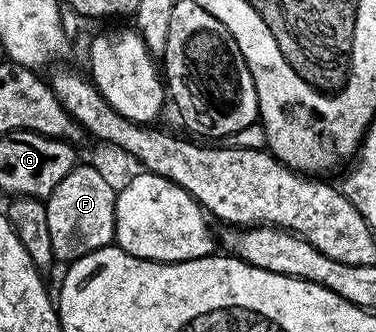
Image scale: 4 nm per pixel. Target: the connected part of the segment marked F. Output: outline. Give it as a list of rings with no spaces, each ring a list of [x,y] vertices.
[[[77,164],[72,171],[54,188],[54,192],[46,199],[46,217],[50,223],[50,241],[54,244],[54,256],[61,263],[75,262],[76,259],[86,256],[90,252],[100,250],[104,246],[113,245],[116,237],[116,195],[117,187],[108,183],[108,178],[100,170],[92,166]]]

